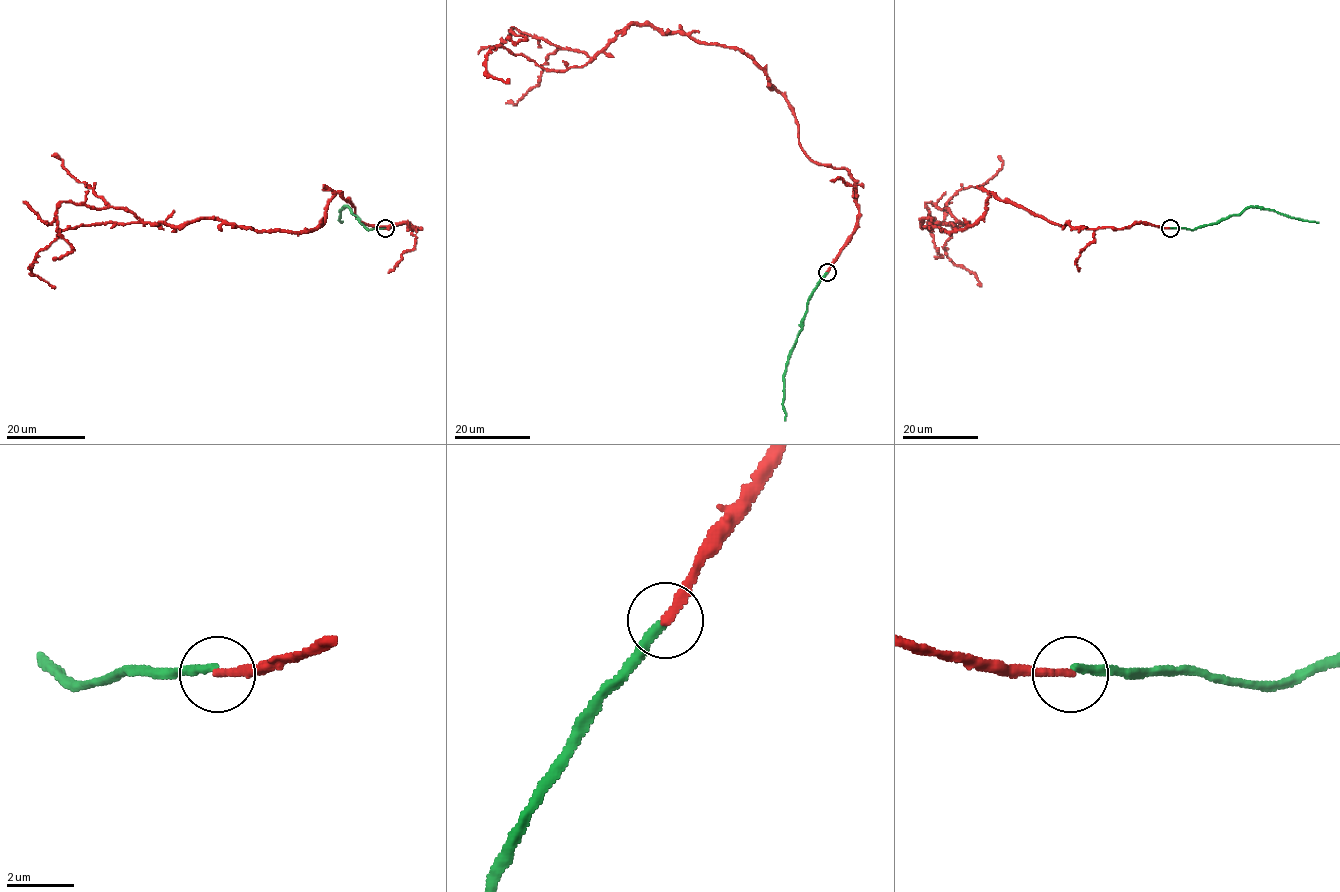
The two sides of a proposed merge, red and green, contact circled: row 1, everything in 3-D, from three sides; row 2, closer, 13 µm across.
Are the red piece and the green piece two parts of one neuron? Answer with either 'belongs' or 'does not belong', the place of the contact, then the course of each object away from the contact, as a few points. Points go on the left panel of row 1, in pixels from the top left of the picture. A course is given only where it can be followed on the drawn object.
does not belong; place (385, 228); course red (385, 229), (417, 228), (365, 225), (337, 193), (309, 230), (212, 218), (80, 226), (33, 263), (55, 287); course green (385, 228), (367, 229), (346, 206), (340, 211), (341, 223)

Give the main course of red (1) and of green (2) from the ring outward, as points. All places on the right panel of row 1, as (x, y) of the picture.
1: (1170, 228), (1054, 225), (991, 194), (971, 225), (947, 231), (923, 220), (968, 222), (943, 247), (977, 284)
2: (1170, 227), (1187, 229), (1211, 225), (1239, 214), (1249, 207), (1318, 223)

